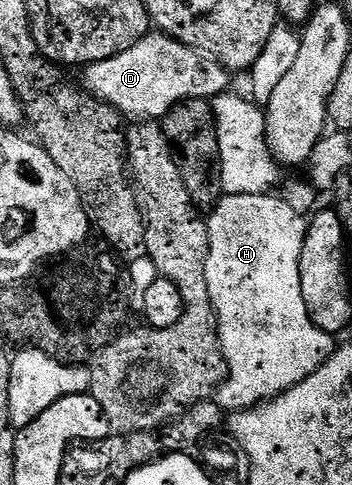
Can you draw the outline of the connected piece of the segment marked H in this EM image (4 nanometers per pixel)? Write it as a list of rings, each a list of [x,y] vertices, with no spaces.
[[[270,192],[228,194],[219,198],[209,211],[206,224],[206,231],[210,233],[206,265],[208,292],[218,317],[218,338],[222,341],[228,371],[216,391],[216,401],[223,412],[250,410],[261,402],[269,402],[312,376],[316,368],[334,355],[335,335],[316,328],[308,316],[300,288],[300,252],[304,248],[307,225],[303,215],[294,212],[281,197]]]

